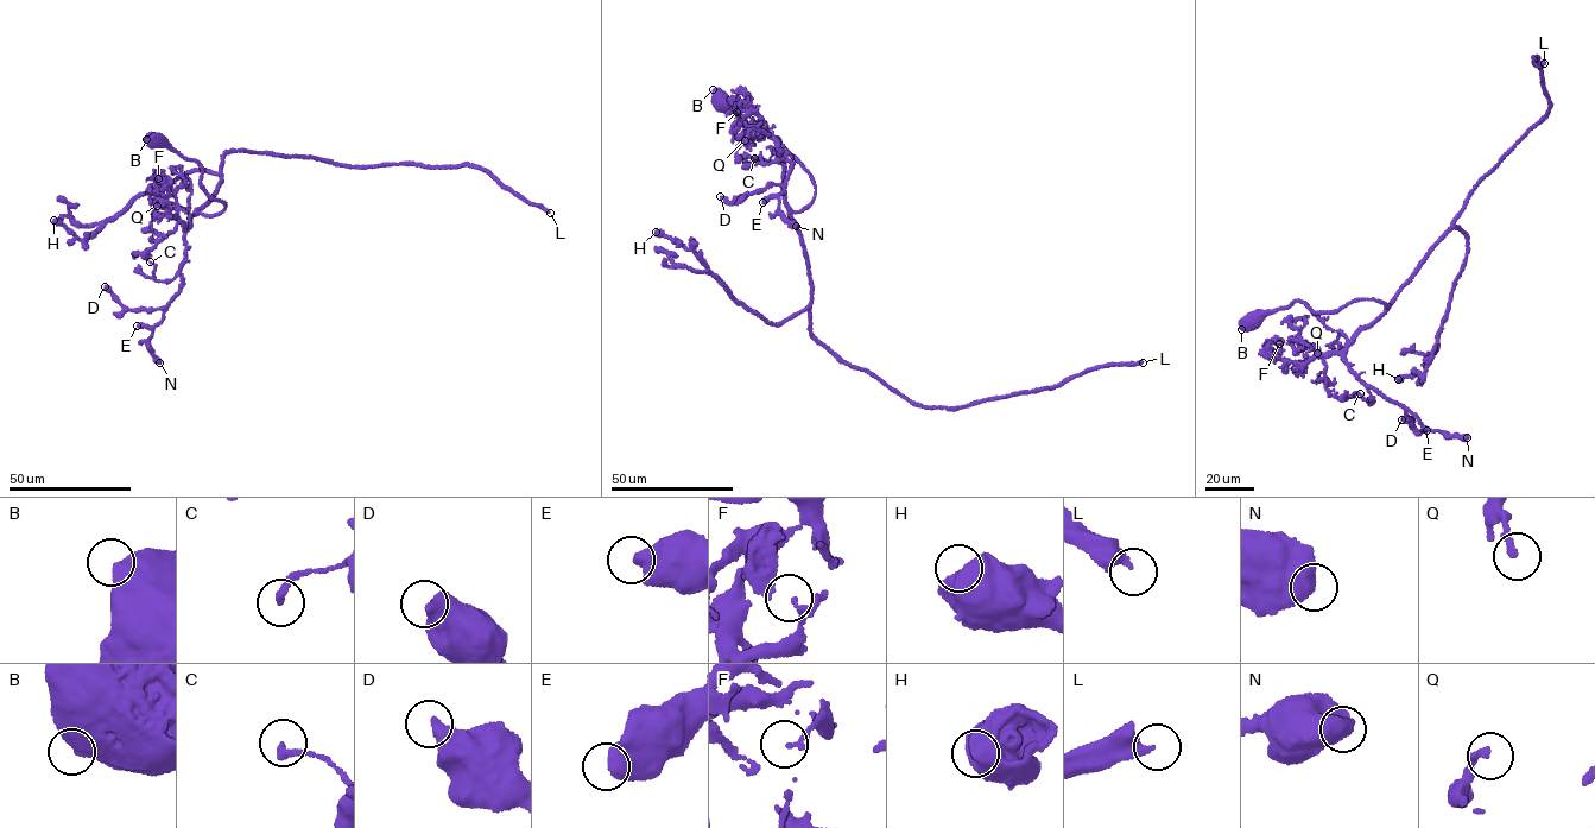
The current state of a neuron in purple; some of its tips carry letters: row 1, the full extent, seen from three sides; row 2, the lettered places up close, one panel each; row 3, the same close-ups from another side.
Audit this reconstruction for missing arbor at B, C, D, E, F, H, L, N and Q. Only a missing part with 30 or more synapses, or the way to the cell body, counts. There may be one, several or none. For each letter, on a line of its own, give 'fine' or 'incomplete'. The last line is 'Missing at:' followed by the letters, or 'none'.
B: fine
C: fine
D: fine
E: fine
F: fine
H: fine
L: incomplete
N: fine
Q: fine
Missing at: L

